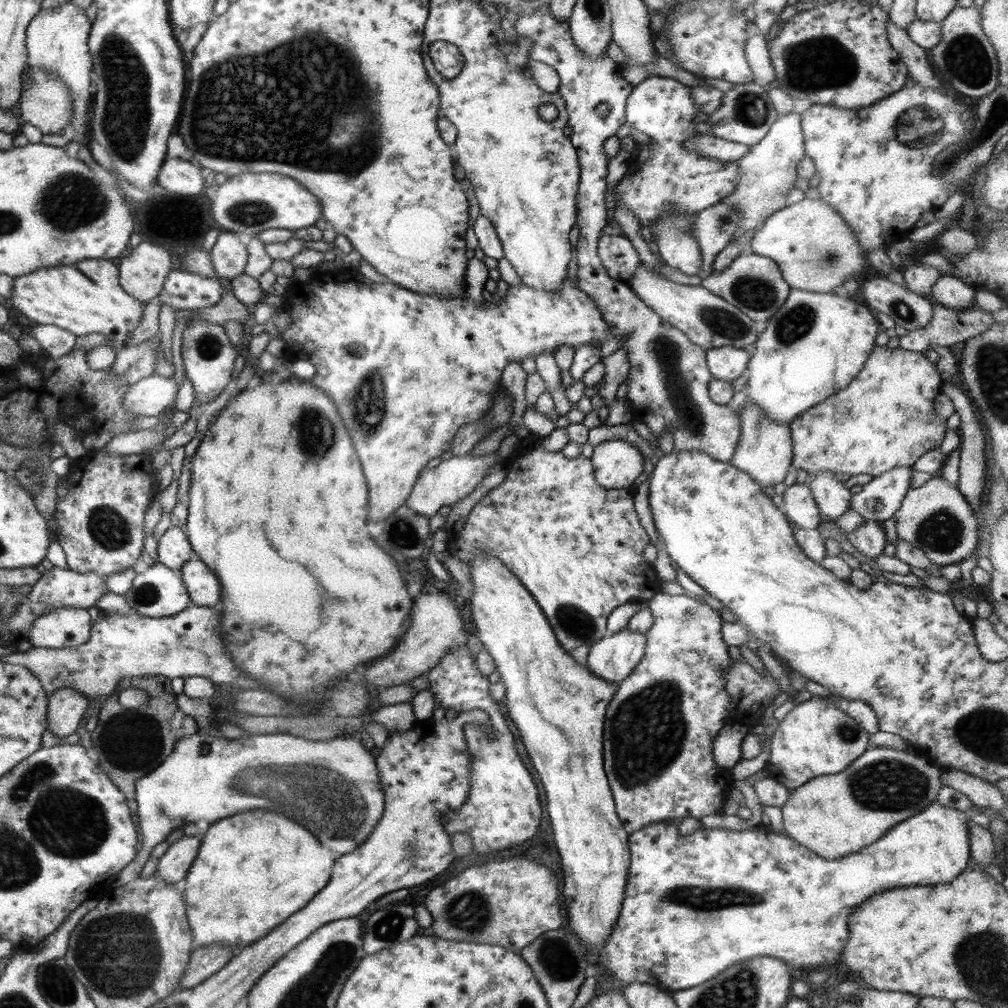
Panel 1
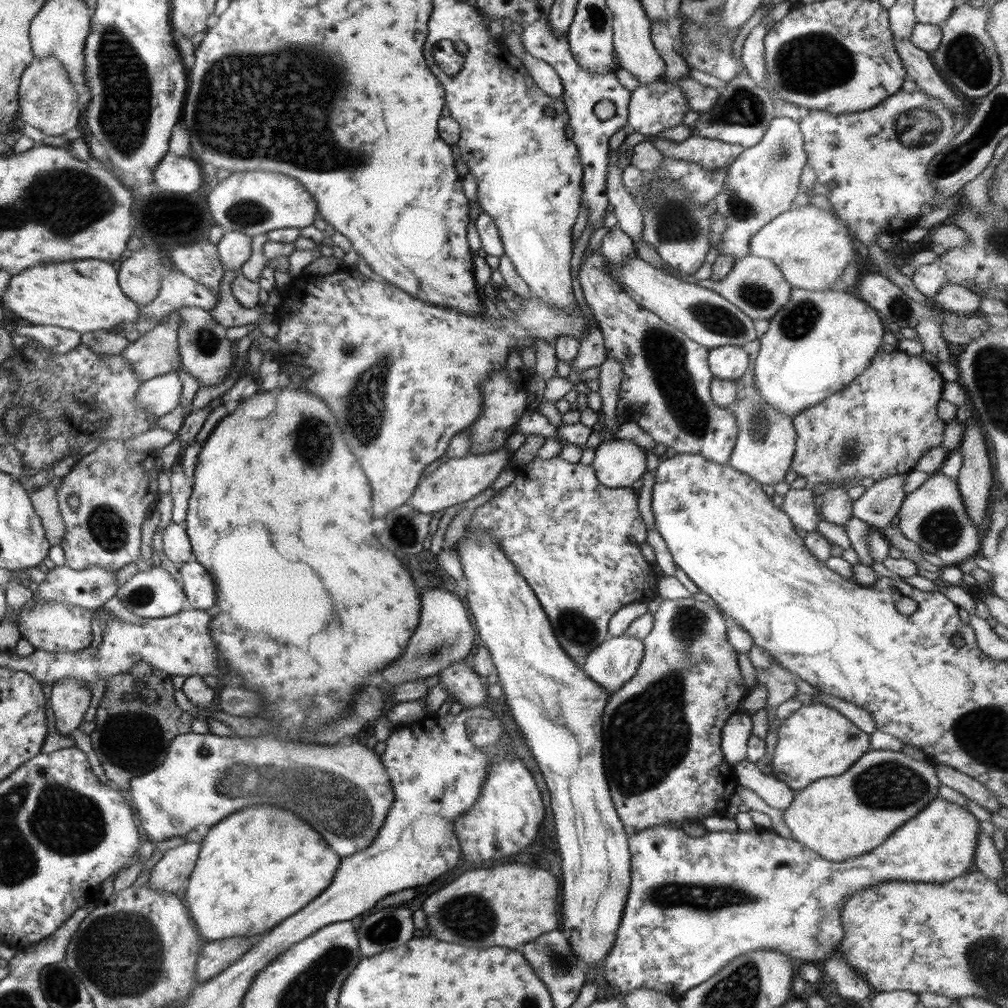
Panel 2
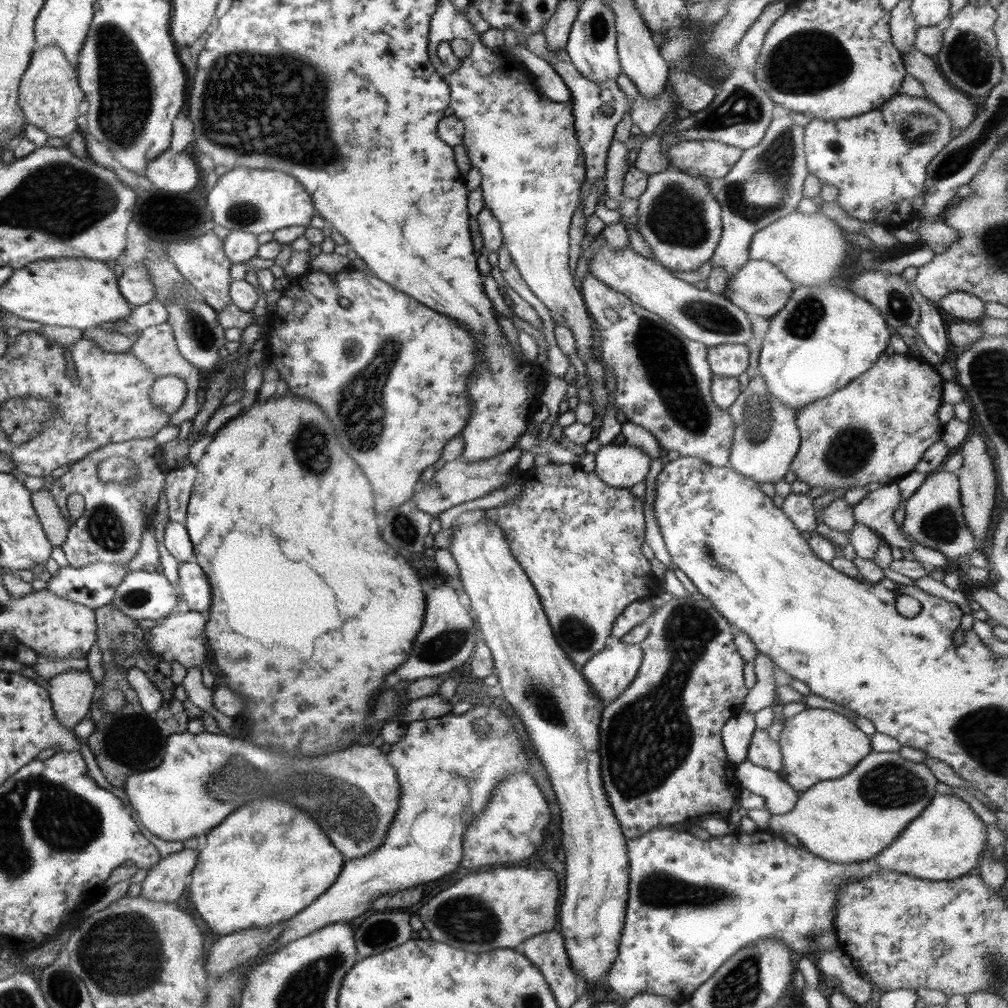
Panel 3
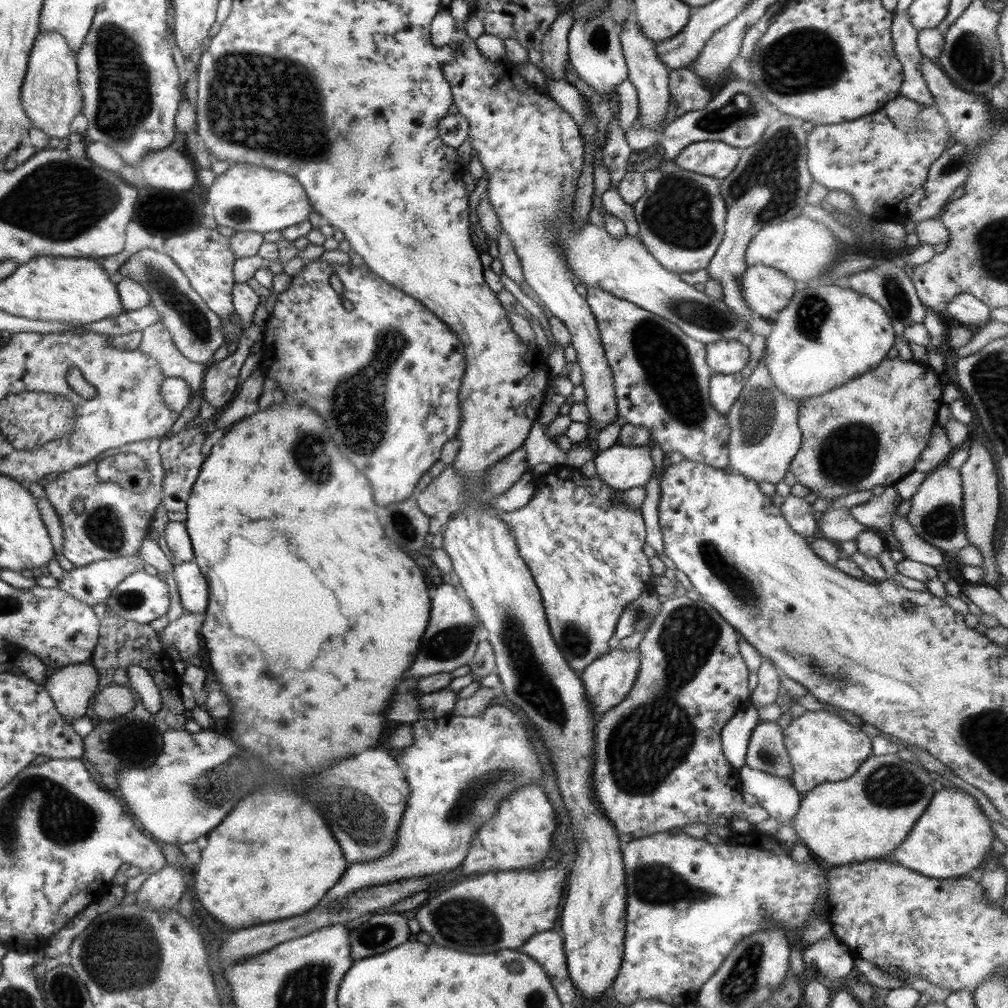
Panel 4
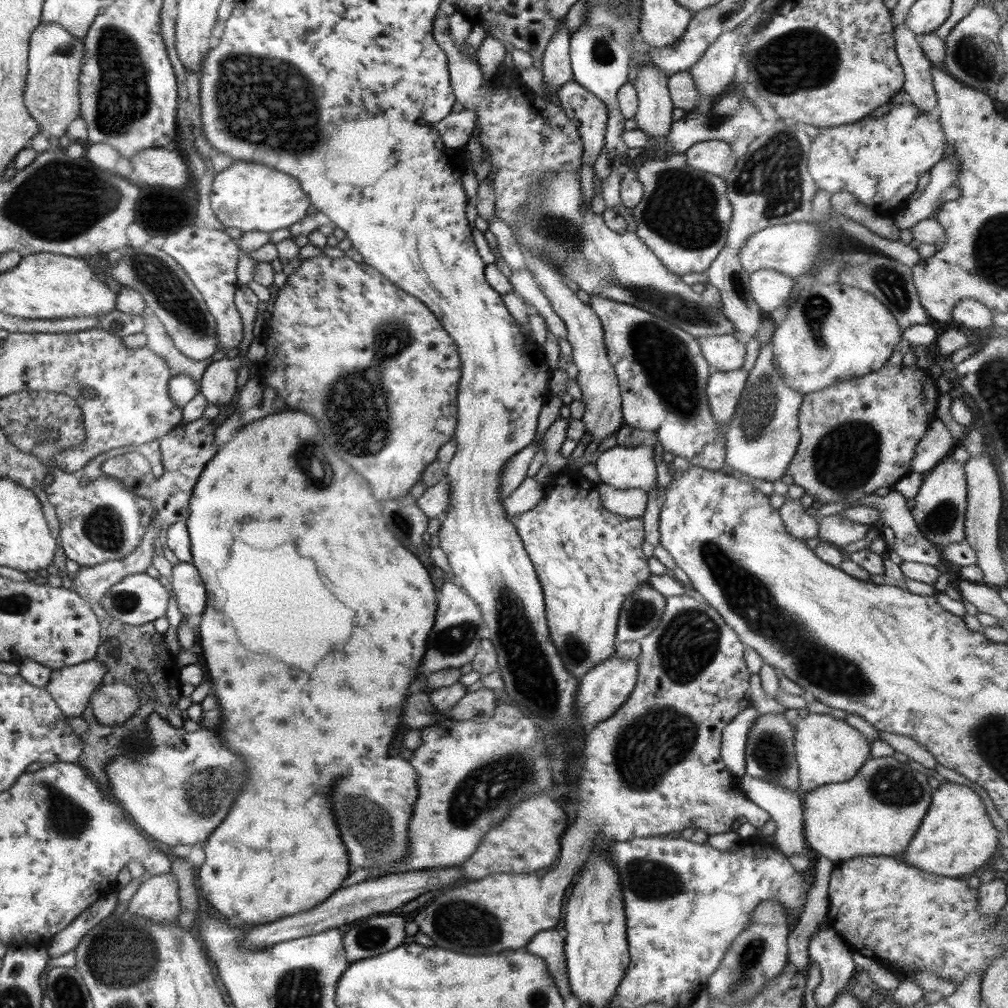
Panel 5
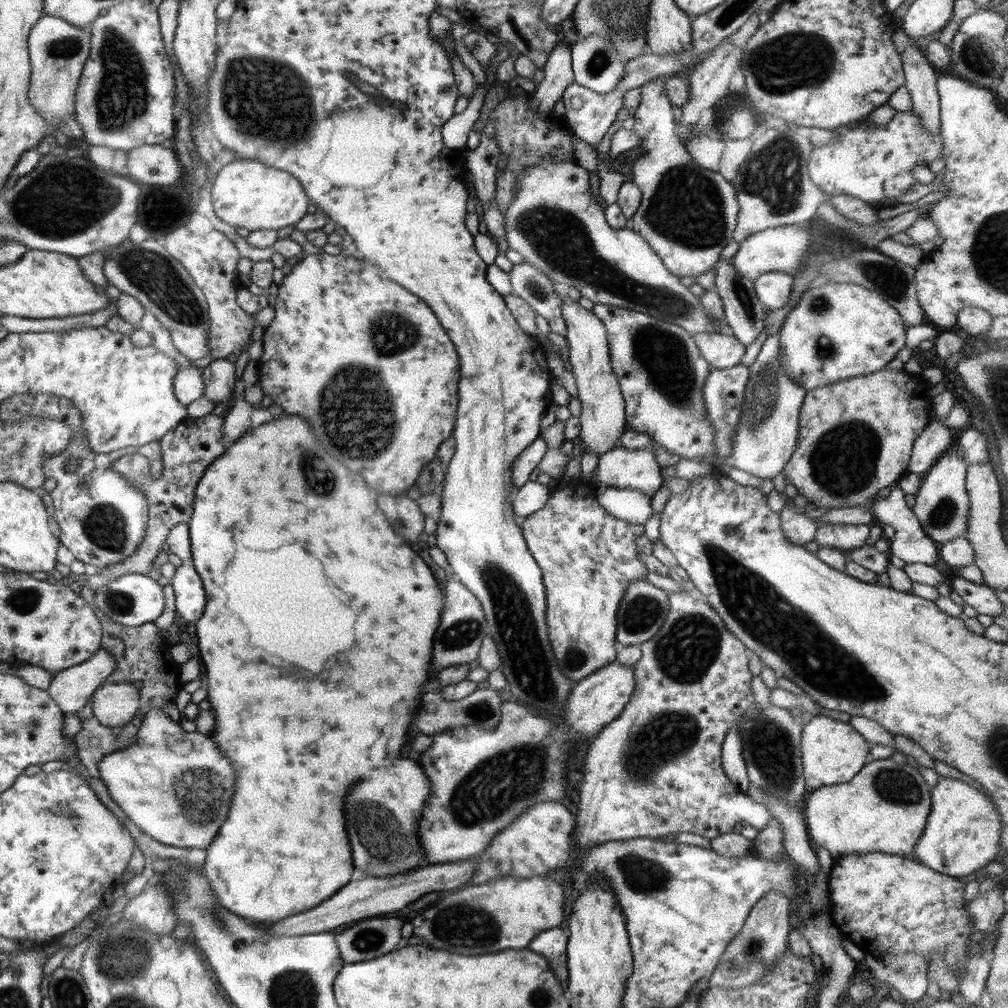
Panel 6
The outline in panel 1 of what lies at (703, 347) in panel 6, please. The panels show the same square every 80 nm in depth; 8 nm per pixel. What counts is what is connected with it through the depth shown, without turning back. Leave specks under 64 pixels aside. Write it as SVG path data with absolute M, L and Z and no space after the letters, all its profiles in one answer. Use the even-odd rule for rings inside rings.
M731 346L711 348L706 351L707 365L714 379L736 380L749 365L751 355L742 348Z

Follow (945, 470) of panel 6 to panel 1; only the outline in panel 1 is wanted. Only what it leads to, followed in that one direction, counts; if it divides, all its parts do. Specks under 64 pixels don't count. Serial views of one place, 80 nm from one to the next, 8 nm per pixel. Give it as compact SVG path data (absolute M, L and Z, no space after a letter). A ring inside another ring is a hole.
M934 475L920 488L910 489L894 514L896 533L901 541L915 546L924 556L939 568L974 556L978 540L978 522L973 509L966 502L957 486Z

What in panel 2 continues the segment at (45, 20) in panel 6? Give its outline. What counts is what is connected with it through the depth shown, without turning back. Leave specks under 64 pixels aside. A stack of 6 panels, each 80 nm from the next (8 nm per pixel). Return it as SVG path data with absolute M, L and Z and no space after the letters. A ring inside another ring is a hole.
M56 57L34 59L24 69L19 86L19 118L26 124L39 128L48 136L61 136L78 124L83 113L78 106L78 92Z

